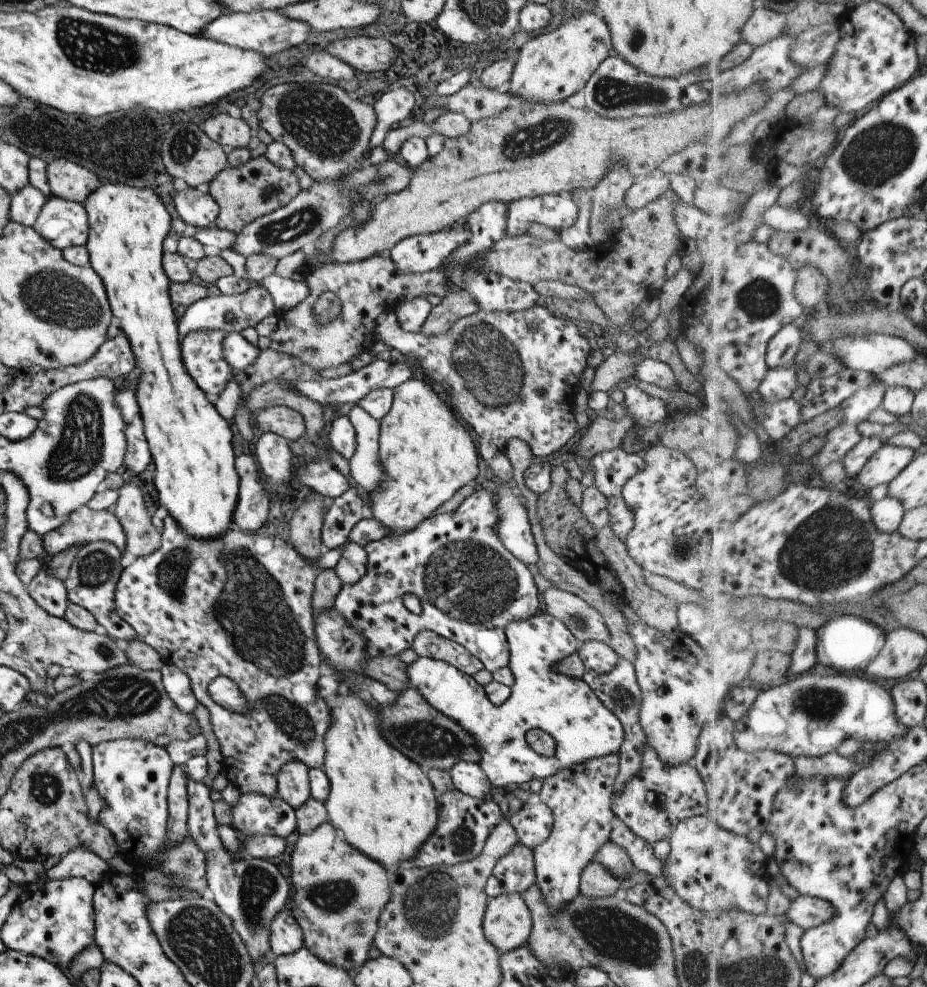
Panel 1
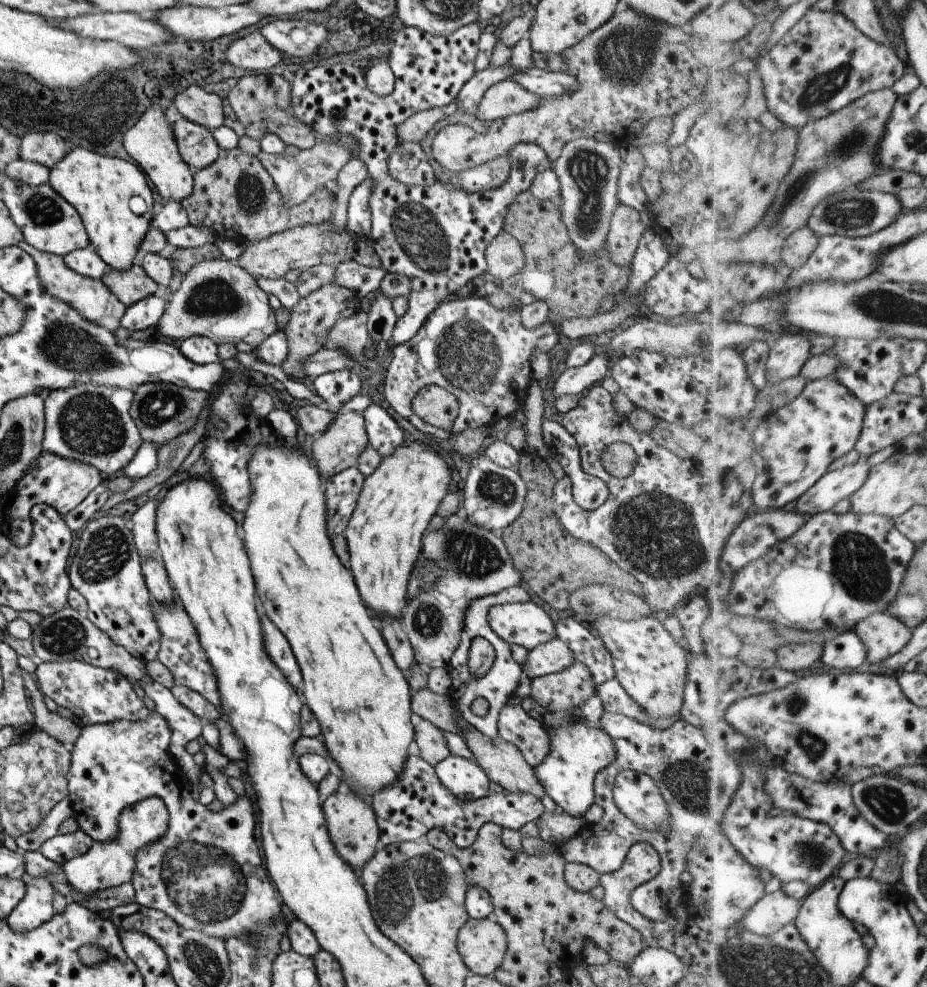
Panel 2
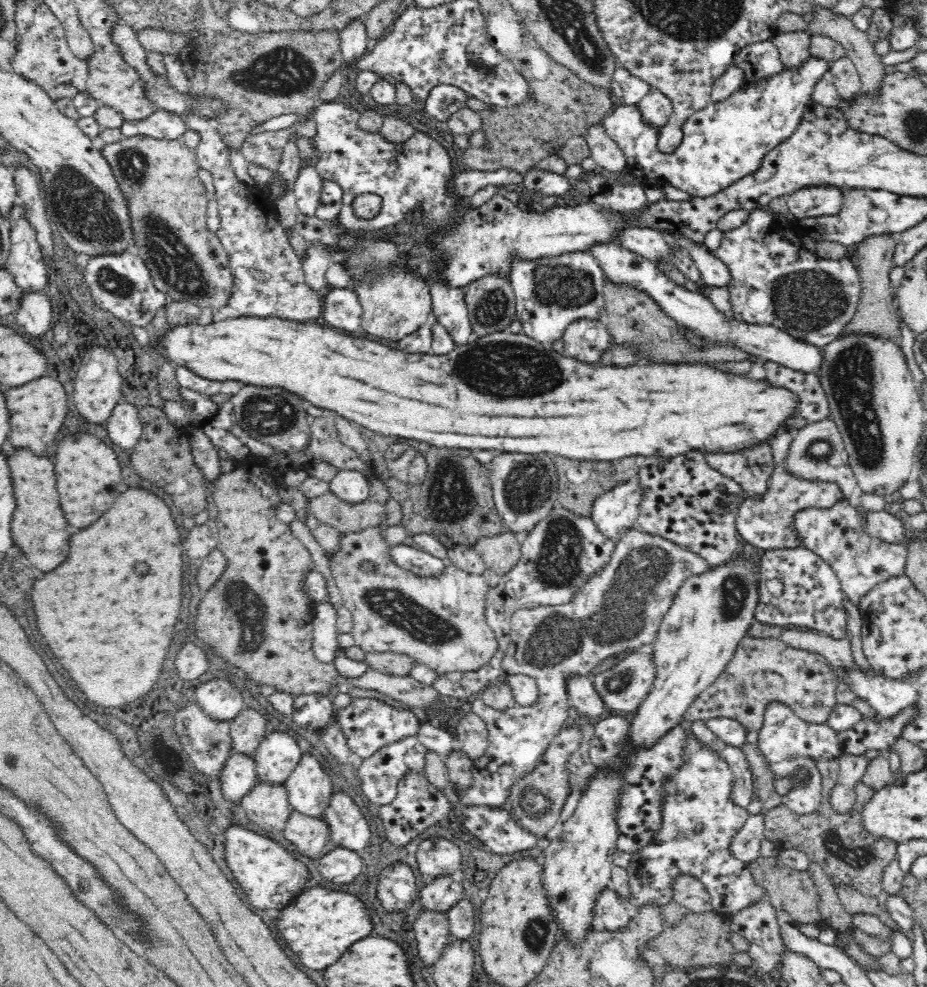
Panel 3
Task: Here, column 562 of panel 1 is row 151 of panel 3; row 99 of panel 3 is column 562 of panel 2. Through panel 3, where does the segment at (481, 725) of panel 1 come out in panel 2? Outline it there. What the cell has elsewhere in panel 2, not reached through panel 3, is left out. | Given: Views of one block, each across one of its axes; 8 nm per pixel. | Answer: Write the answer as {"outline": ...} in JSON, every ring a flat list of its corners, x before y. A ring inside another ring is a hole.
{"outline":[[581,717,564,726,546,726,550,736,550,752,536,768,534,776,559,810,572,817,582,817,595,802,594,780,600,770,614,762,616,750,612,739,601,729,591,728]]}

